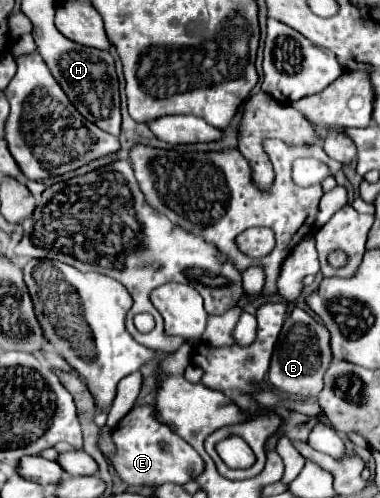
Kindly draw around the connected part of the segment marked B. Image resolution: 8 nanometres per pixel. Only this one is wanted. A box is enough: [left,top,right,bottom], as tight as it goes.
[268,306,332,398]

